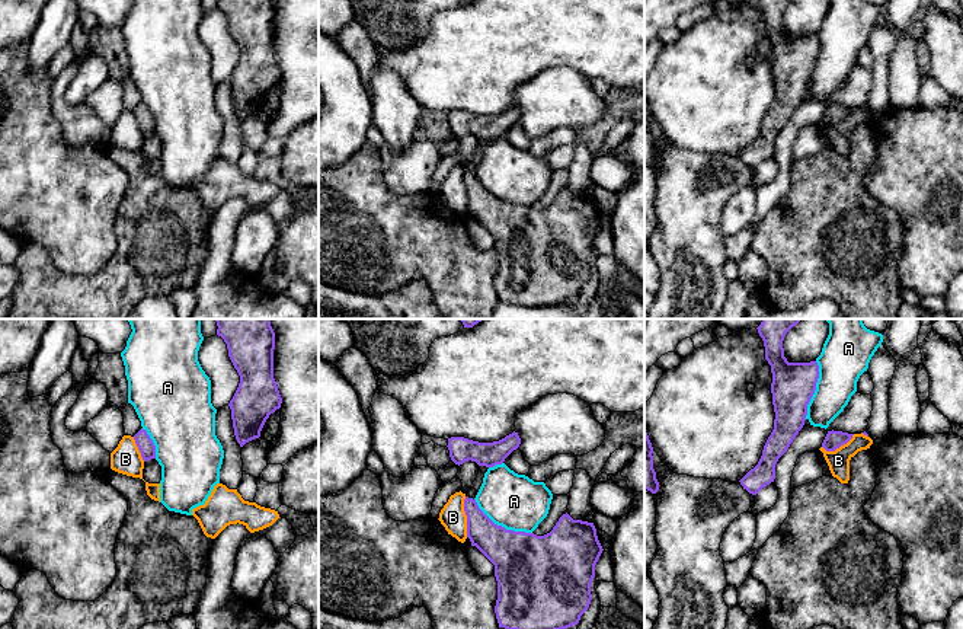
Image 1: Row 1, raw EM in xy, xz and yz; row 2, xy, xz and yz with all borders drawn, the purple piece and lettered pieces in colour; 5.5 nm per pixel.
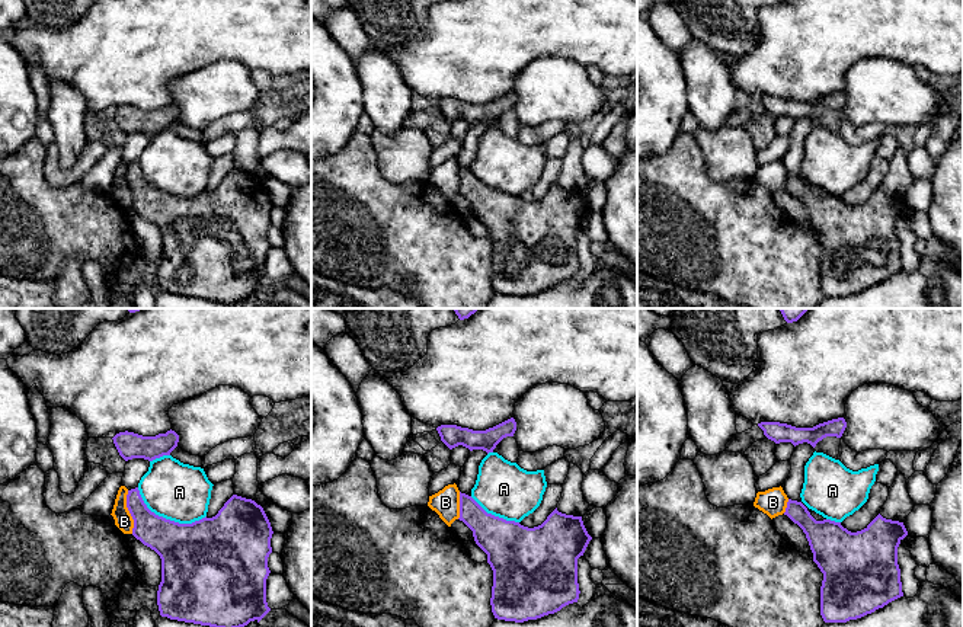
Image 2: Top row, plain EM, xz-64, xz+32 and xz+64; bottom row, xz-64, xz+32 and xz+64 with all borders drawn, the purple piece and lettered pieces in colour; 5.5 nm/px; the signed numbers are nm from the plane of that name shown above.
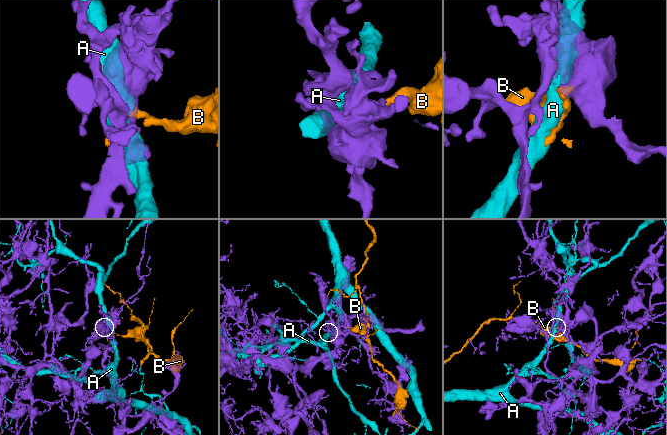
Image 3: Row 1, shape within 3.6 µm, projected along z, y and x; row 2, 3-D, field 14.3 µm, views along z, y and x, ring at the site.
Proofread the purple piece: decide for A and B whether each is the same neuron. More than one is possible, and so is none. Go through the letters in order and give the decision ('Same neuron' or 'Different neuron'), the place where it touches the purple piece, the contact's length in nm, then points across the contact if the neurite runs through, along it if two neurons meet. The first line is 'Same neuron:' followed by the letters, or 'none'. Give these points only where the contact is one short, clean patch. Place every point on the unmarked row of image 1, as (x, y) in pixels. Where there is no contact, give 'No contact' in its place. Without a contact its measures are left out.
Same neuron: none
A: Different neuron. Touches purple at xz (501, 200). Shared border 380 nm
B: Different neuron. Touches purple at xz (467, 191). Shared border 220 nm. Boundary: xz (464, 171), (467, 210)

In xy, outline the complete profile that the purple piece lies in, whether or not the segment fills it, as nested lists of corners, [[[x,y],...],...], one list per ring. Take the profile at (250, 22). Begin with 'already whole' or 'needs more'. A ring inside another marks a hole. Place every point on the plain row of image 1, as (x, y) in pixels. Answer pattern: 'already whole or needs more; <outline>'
already whole; [[[218,0],[228,31],[240,50],[230,74],[234,109],[240,121],[259,112],[282,71],[273,52],[275,6],[272,0]]]

